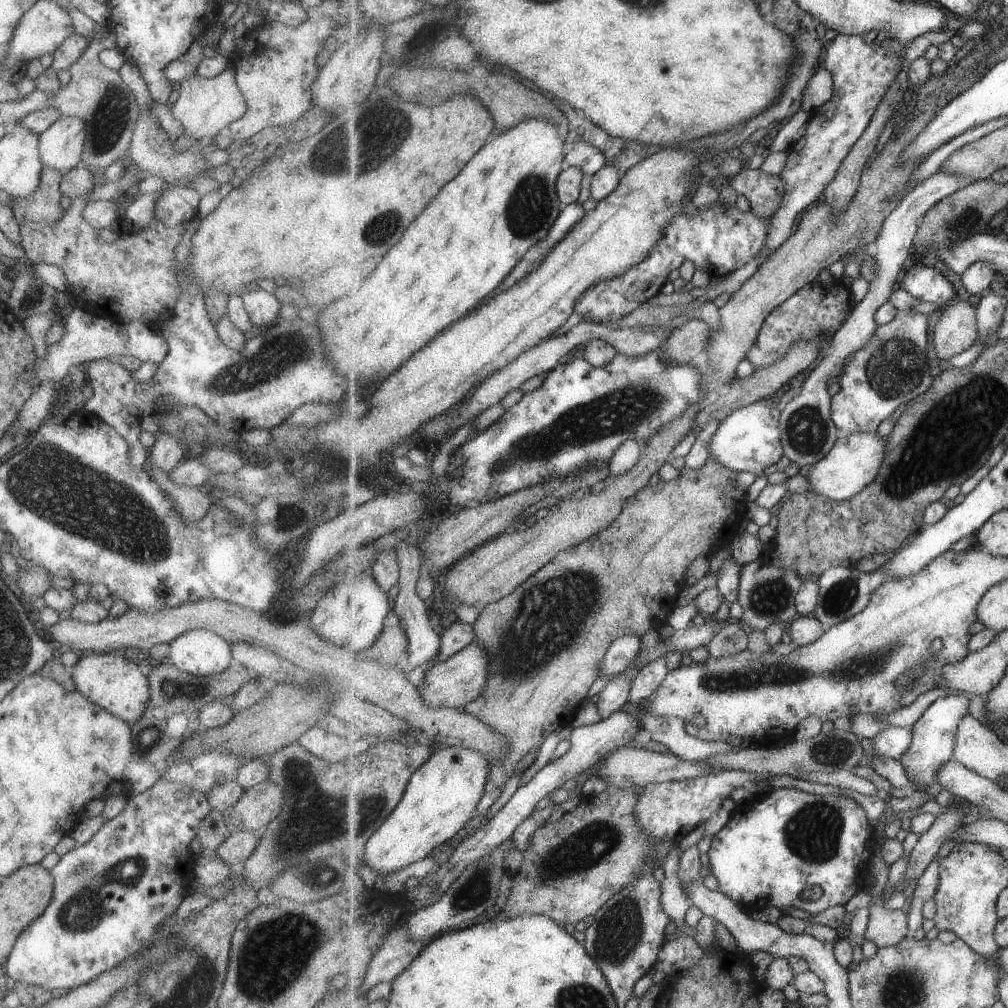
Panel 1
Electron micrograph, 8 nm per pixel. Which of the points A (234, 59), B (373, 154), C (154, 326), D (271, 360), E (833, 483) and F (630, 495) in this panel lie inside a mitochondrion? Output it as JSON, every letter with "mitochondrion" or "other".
{"A":"other","B":"mitochondrion","C":"other","D":"mitochondrion","E":"other","F":"other"}

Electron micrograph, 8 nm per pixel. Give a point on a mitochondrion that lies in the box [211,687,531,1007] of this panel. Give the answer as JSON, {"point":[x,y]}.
{"point":[272,954]}

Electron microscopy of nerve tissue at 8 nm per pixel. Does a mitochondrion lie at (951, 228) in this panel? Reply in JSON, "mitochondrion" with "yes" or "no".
{"mitochondrion":"yes"}

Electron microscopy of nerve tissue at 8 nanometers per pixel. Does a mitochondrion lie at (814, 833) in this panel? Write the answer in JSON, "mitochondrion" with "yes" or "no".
{"mitochondrion":"yes"}

